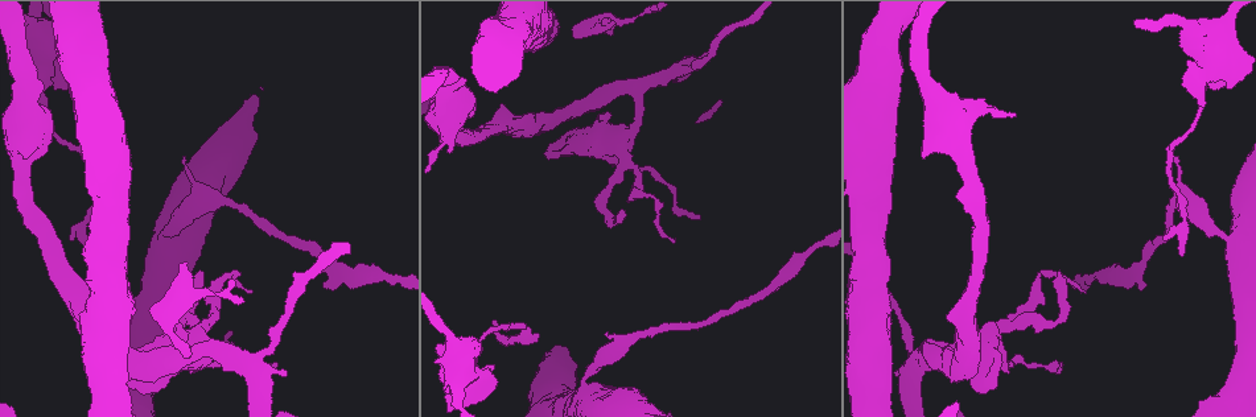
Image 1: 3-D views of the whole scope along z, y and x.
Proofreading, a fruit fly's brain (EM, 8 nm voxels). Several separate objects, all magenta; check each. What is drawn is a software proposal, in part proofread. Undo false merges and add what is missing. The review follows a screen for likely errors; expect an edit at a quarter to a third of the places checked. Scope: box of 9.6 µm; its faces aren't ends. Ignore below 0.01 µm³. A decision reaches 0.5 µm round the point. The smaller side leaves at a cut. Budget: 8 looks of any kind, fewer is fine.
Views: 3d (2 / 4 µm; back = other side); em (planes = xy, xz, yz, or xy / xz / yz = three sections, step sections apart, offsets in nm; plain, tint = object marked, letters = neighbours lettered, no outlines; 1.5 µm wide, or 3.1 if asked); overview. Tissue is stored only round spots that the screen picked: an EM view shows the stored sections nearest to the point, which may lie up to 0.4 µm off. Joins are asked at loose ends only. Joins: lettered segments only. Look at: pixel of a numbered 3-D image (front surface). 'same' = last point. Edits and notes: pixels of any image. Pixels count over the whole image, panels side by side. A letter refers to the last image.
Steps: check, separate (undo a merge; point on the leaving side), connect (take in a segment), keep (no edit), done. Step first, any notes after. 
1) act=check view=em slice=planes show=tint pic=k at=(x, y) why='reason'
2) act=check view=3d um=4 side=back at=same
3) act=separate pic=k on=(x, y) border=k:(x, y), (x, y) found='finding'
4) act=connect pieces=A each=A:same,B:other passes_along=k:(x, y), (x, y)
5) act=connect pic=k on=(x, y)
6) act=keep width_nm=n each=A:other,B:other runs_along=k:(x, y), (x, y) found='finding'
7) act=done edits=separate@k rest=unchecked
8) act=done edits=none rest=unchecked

act=check view=3d um=4 pic=1 at=(1007, 322) why='thin arm on a thick one'

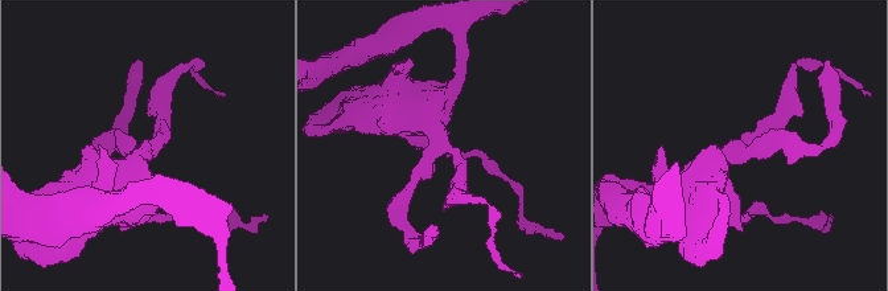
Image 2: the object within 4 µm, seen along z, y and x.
act=check view=em slice=xy step=4 show=tint pic=2 at=(739, 148) why='now the EM'

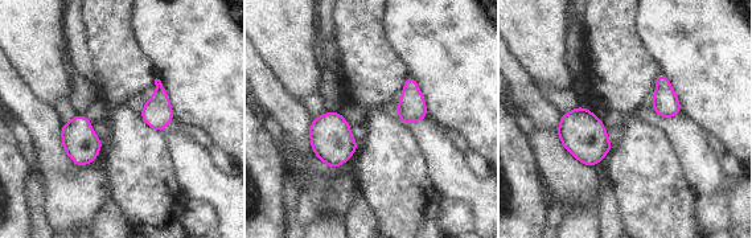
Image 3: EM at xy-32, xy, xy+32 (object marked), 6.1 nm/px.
act=check view=em slice=planes show=letters at=same why='another direction'

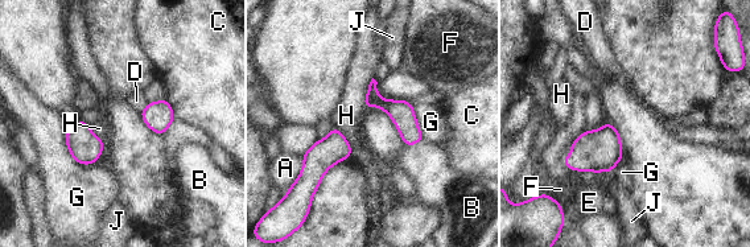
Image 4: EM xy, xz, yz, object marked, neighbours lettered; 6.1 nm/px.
act=keep longest_contact=G:260nm each=A:other,B:other,C:other,D:other,E:other,F:other,G:other,H:other,J:other runs_along=4:(373, 85), (373, 94), (419, 138) found='one neuron here'

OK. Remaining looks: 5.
act=check view=3d um=2 pic=1 at=(897, 375) why='branch stops here'

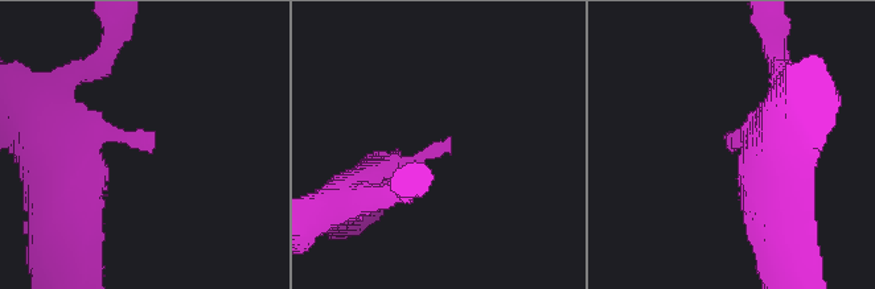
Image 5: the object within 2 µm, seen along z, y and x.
act=check view=em slice=xy step=8 show=tint pic=5 at=(150, 146) why='now the EM'

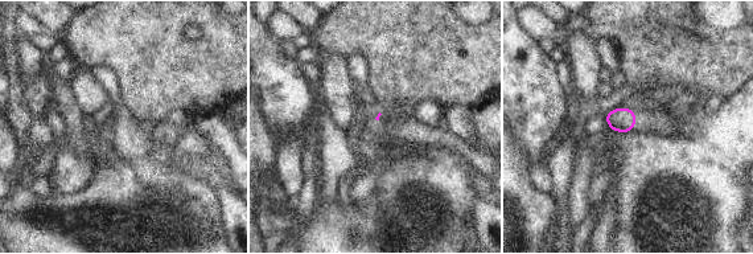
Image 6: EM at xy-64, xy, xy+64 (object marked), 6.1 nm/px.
act=check view=em slice=xz step=4 show=letters at=same

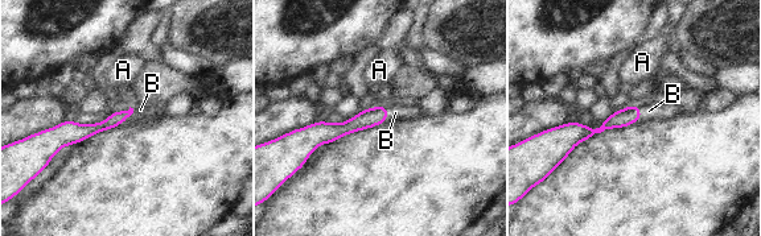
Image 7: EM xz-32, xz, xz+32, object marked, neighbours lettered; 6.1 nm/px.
act=connect pieces=B each=A:other,B:same passes_along=7:(632, 114), (640, 115), (649, 111) found='the neuron continues'

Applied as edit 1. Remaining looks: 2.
act=check view=em slice=planes show=tint pic=1 at=(609, 33) why='branch stops here'

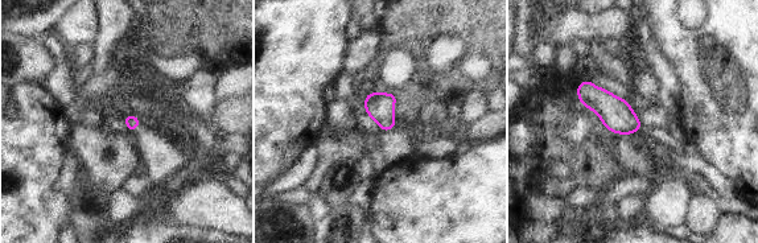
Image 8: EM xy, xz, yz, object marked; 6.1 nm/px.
act=check view=em slice=planes show=letters at=same

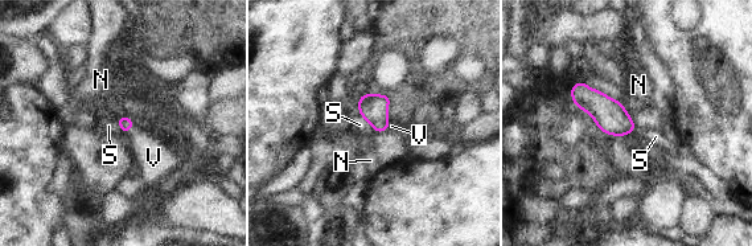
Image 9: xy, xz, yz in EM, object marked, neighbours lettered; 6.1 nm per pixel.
act=connect pieces=V each=N:other,S:other,V:same found='the neuron continues'

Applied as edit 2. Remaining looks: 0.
act=done edits=connect@7,connect@9 rest=unchecked

